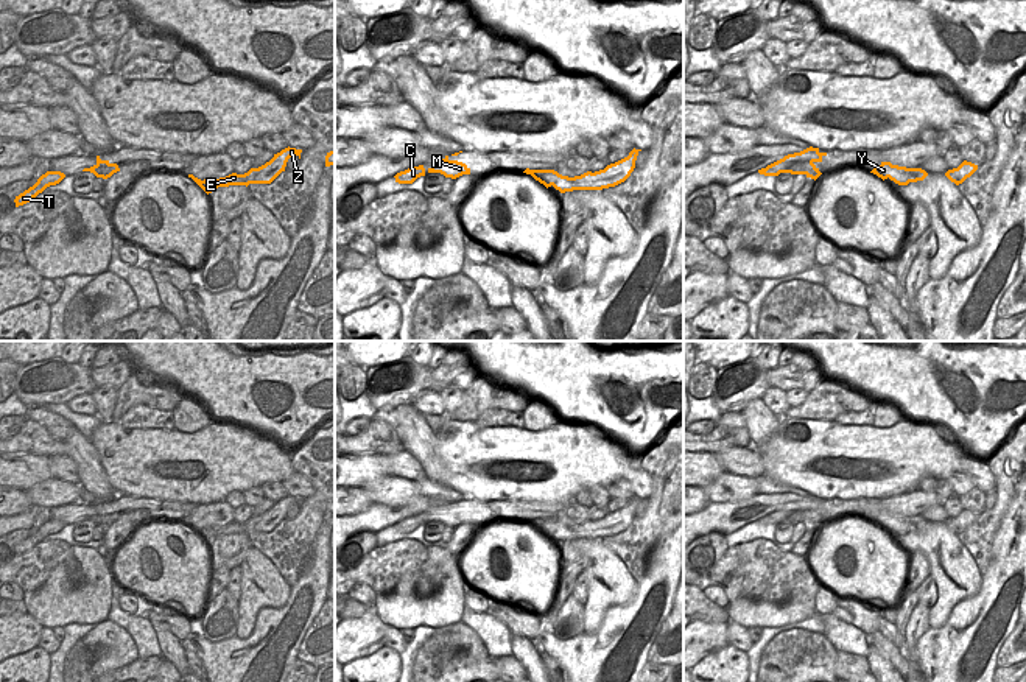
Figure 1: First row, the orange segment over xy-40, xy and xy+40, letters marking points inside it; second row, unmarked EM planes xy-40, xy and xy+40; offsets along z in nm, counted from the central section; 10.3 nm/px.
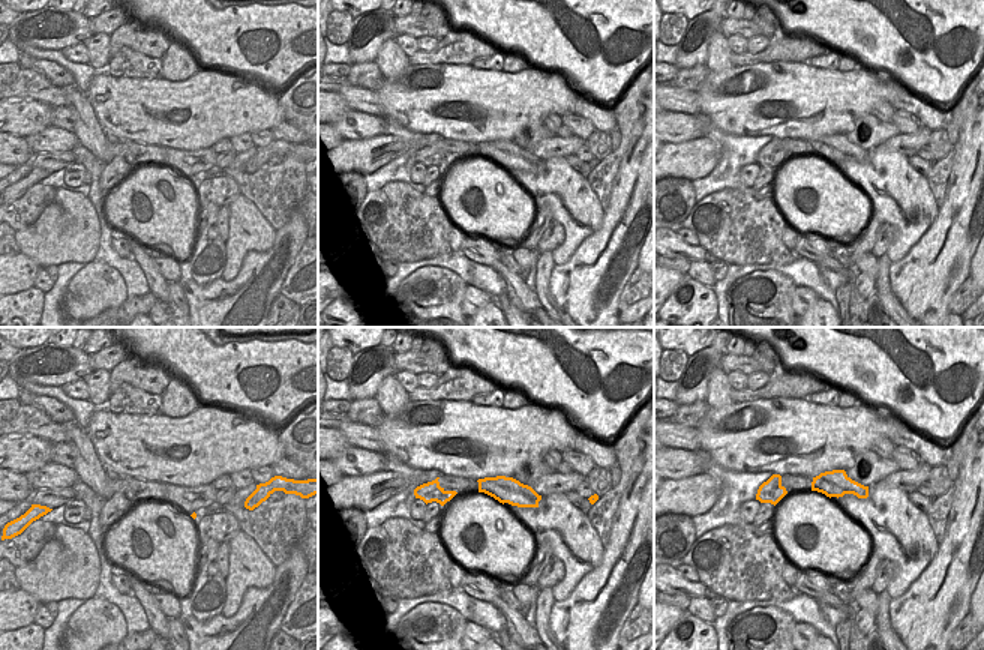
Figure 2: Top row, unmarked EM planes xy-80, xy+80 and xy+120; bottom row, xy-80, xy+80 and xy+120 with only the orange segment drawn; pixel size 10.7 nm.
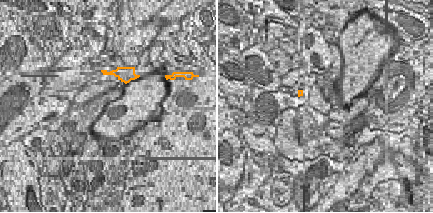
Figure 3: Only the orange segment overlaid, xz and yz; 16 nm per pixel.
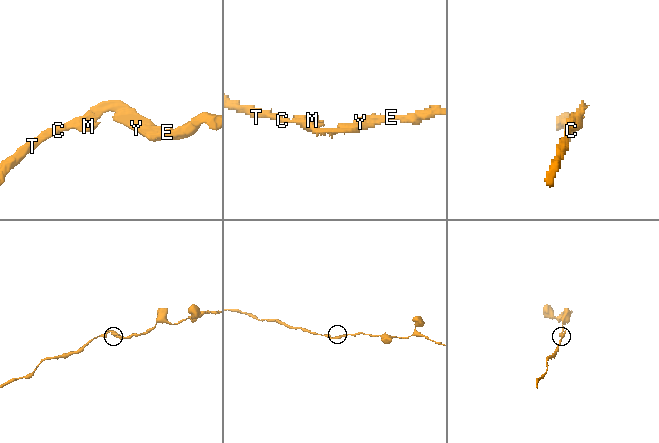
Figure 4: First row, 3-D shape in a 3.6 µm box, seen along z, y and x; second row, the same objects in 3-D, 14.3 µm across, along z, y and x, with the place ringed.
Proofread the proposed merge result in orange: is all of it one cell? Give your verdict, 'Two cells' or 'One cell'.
One cell.

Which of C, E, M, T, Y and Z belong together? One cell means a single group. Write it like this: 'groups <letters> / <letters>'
groups C E M T Y Z

